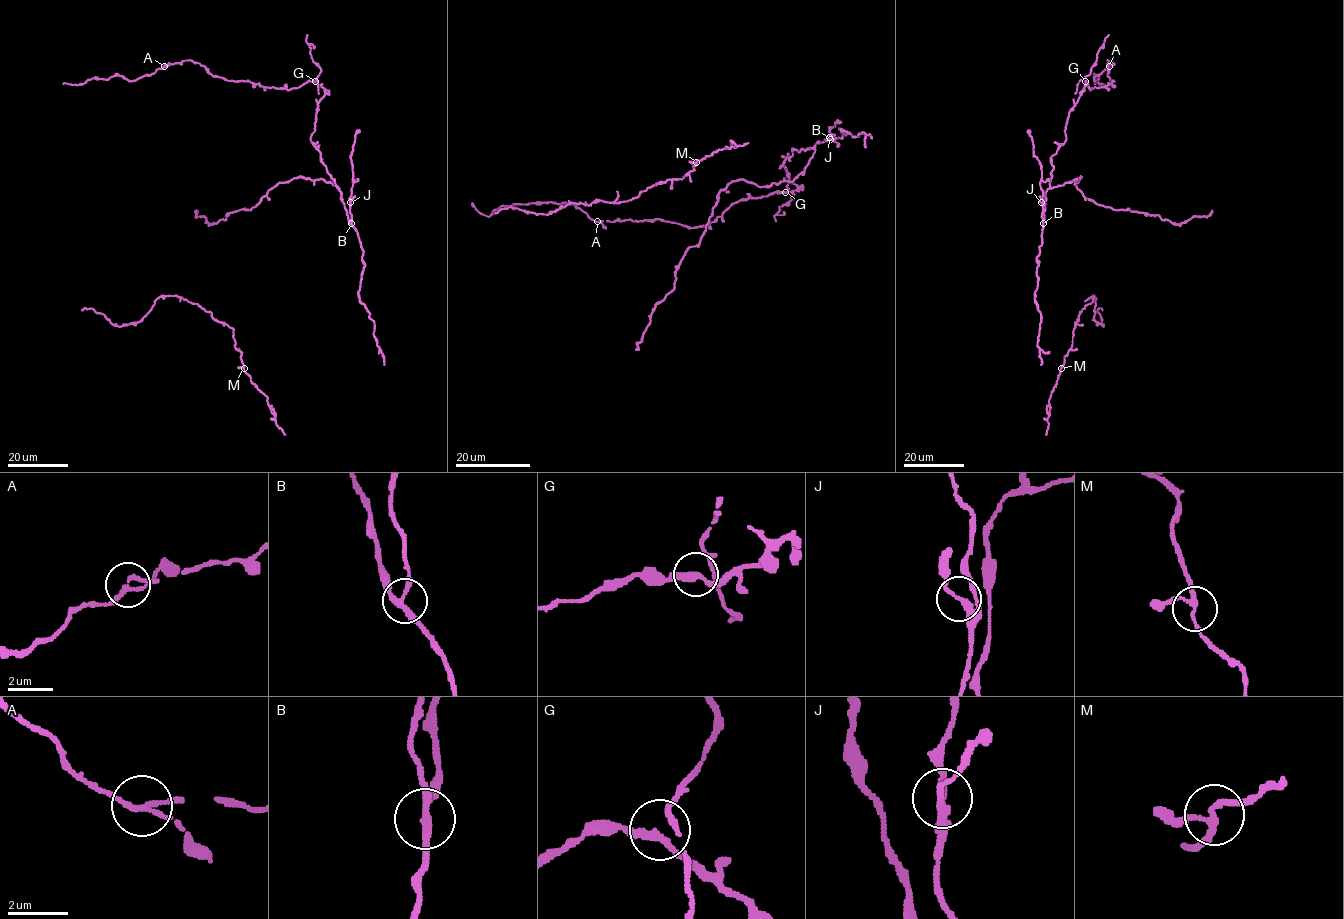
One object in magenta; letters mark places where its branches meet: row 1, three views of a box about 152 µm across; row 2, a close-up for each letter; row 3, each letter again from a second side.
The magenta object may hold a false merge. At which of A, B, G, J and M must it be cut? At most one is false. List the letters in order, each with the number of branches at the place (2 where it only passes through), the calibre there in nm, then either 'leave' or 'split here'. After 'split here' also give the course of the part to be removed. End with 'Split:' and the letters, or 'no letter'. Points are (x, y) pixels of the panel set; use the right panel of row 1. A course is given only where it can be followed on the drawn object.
A: branches 3; calibre 150 nm; leave
B: branches 3; calibre 220 nm; leave
G: branches 3; calibre 240 nm; leave
J: branches 3; calibre 190 nm; leave
M: branches 3; calibre 160 nm; leave
Split: no letter

